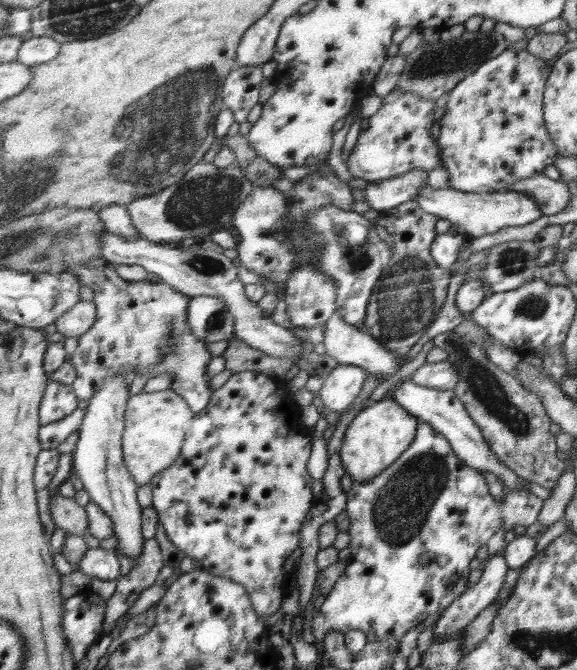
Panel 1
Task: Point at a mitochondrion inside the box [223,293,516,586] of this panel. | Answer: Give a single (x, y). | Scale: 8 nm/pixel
(398, 512)

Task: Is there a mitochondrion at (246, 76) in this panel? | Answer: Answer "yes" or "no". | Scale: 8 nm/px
yes

